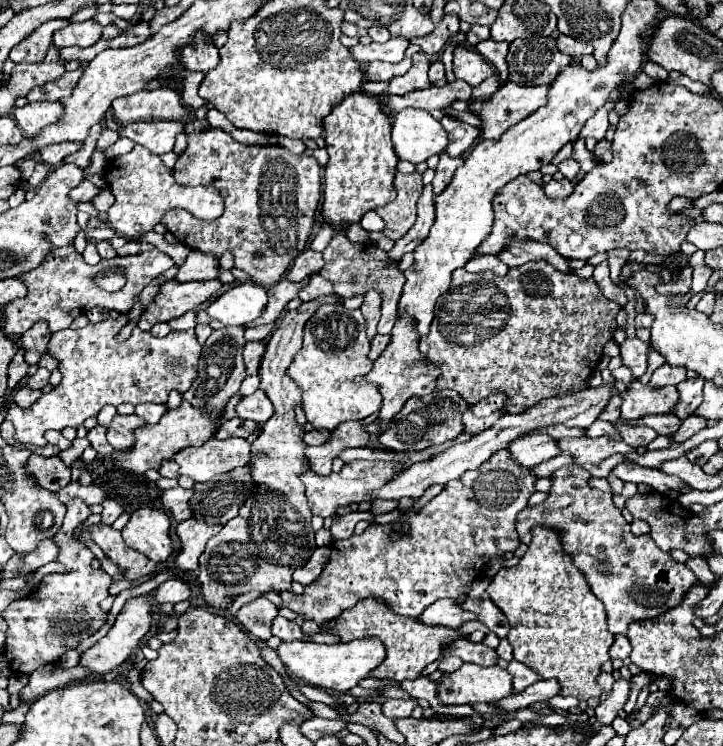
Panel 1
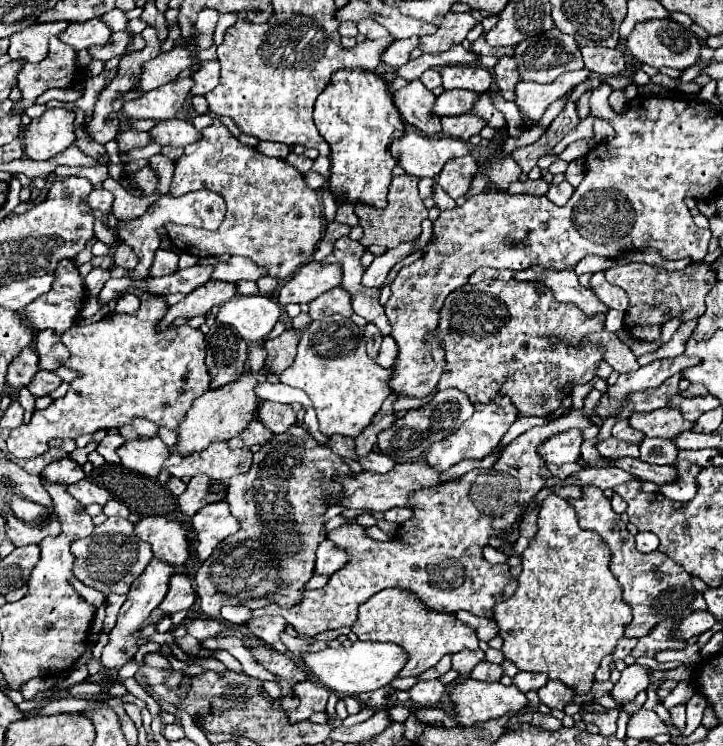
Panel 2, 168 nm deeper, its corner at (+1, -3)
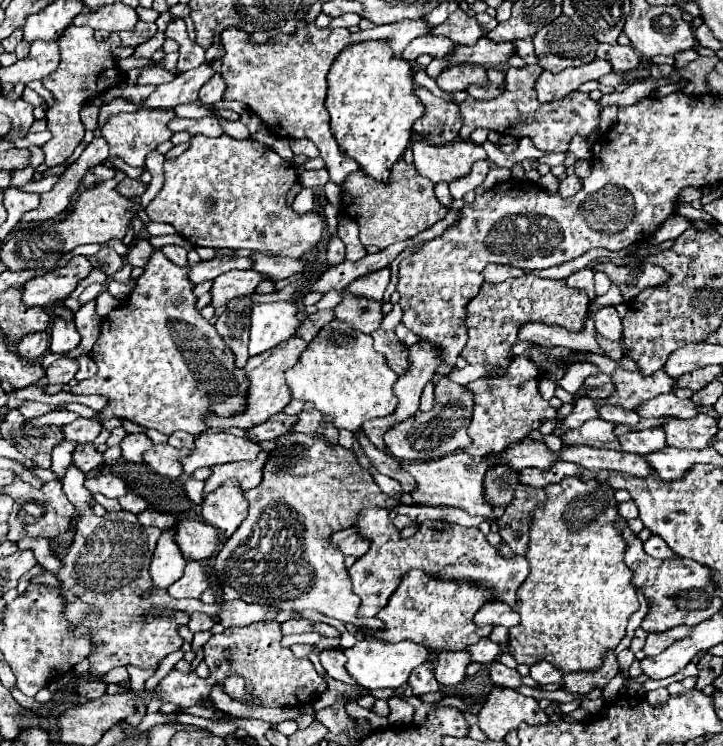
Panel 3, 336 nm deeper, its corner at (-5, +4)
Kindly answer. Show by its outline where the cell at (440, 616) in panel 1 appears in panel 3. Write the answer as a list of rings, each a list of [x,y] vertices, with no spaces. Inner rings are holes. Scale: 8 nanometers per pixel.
[[[487,603],[483,605],[477,615],[475,615],[477,625],[503,625],[503,627],[513,627],[519,623],[519,615],[507,605],[507,603]]]

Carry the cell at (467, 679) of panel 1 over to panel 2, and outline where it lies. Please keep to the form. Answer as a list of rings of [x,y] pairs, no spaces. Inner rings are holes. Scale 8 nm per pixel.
[[[465,678],[457,682],[449,700],[455,708],[455,718],[461,726],[473,726],[475,722],[485,722],[507,714],[509,710],[519,712],[527,706],[527,698],[515,684],[503,686],[501,682],[481,682]]]

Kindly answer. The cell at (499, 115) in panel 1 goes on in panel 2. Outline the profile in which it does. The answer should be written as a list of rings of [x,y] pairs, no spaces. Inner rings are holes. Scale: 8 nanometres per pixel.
[[[583,68],[577,72],[563,74],[561,78],[557,78],[557,82],[551,82],[551,84],[519,82],[515,104],[529,120],[539,120],[551,102],[563,98],[565,94],[569,94],[573,86],[577,86],[587,78],[589,78],[589,70]]]

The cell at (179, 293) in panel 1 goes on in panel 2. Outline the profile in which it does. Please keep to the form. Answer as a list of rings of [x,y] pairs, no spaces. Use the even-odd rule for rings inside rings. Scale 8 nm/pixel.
[[[209,280],[207,284],[195,288],[189,292],[181,302],[175,306],[169,306],[167,314],[157,322],[157,330],[165,330],[175,318],[193,318],[193,316],[205,316],[213,306],[221,306],[221,302],[227,302],[237,294],[233,282],[217,282]]]

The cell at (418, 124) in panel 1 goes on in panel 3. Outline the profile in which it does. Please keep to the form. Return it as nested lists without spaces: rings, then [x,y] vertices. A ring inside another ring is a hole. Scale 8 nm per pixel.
[[[463,139],[441,147],[429,145],[427,141],[417,141],[413,143],[413,155],[413,165],[419,175],[427,177],[433,183],[451,183],[455,179],[461,179],[471,173],[475,161],[489,159],[481,145]]]

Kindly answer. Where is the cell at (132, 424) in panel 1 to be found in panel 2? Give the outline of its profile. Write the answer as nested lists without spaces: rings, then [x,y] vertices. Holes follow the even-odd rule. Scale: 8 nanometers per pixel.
[[[159,436],[127,440],[123,446],[119,446],[117,454],[125,468],[153,478],[161,472],[163,462],[169,458],[169,450]]]

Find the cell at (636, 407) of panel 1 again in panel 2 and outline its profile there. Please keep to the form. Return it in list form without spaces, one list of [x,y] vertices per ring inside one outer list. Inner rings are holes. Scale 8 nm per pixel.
[[[665,406],[665,408],[657,408],[653,412],[633,412],[629,418],[629,424],[641,432],[645,432],[645,436],[659,436],[659,438],[673,438],[677,436],[681,430],[691,430],[691,422],[683,418],[681,410]]]

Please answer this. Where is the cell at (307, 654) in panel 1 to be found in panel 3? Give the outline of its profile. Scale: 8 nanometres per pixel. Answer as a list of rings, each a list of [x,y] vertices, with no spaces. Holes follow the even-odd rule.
[[[379,639],[373,641],[359,641],[355,647],[345,651],[347,657],[347,671],[349,675],[365,689],[399,689],[409,681],[409,675],[413,669],[423,665],[427,661],[425,647],[413,641],[401,641],[401,643],[385,643]]]

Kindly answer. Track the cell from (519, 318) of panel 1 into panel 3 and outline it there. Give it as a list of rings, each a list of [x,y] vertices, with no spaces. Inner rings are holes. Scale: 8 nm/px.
[[[523,275],[519,279],[503,281],[497,285],[485,283],[481,293],[467,305],[469,341],[461,355],[467,363],[499,367],[497,375],[503,375],[511,361],[509,349],[517,343],[517,331],[523,323],[557,323],[571,331],[579,331],[583,325],[583,315],[587,315],[587,307],[587,291],[567,287],[563,279],[539,279],[535,275]]]

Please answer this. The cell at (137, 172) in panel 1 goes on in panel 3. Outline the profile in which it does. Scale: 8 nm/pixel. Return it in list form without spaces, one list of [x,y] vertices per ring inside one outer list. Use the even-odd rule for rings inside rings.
[[[157,249],[151,257],[151,263],[147,263],[143,277],[139,277],[131,297],[103,319],[101,335],[91,351],[99,371],[95,377],[85,379],[71,389],[71,393],[97,393],[109,397],[109,407],[101,413],[101,421],[119,417],[129,419],[145,429],[157,429],[165,435],[187,431],[199,437],[203,431],[207,431],[203,417],[209,413],[219,417],[233,417],[247,409],[247,373],[235,367],[235,355],[225,345],[217,329],[207,319],[203,319],[195,307],[195,285],[189,281],[187,271],[187,267],[177,267]]]

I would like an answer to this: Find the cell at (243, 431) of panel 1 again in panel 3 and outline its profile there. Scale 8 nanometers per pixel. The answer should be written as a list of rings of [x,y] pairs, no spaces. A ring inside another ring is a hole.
[[[275,413],[271,419],[267,419],[267,423],[261,423],[257,427],[253,427],[249,431],[249,435],[255,437],[257,441],[273,441],[273,439],[289,433],[297,421],[299,421],[297,415],[289,417],[285,413]]]

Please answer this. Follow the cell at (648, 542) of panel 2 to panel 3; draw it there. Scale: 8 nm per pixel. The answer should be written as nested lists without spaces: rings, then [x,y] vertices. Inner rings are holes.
[[[653,535],[645,543],[645,553],[651,555],[651,557],[659,557],[659,559],[673,559],[675,557],[675,553],[667,547],[667,543],[661,537],[657,537],[657,535]]]

